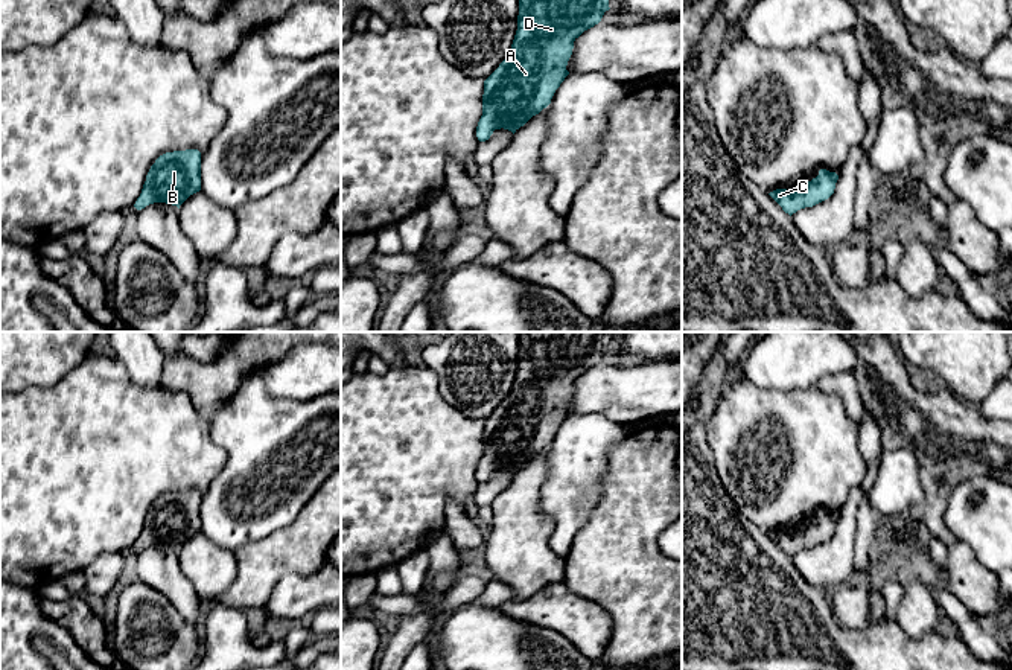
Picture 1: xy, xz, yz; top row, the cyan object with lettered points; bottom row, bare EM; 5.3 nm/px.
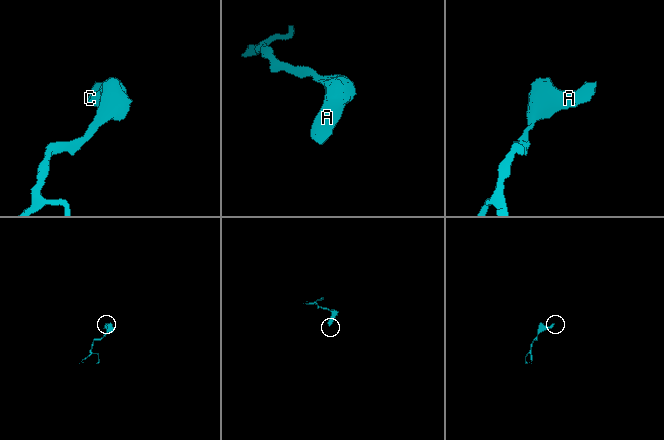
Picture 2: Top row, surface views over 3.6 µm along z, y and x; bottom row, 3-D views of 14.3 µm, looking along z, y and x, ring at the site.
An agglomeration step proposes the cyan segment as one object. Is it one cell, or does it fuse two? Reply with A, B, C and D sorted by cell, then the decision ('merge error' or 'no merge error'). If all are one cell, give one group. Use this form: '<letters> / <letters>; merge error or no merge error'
A B C D; no merge error

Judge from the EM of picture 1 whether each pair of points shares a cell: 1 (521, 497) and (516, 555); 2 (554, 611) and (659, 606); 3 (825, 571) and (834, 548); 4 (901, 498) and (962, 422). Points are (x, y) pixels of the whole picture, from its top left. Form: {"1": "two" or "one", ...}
{"1": "one", "2": "two", "3": "one", "4": "two"}

